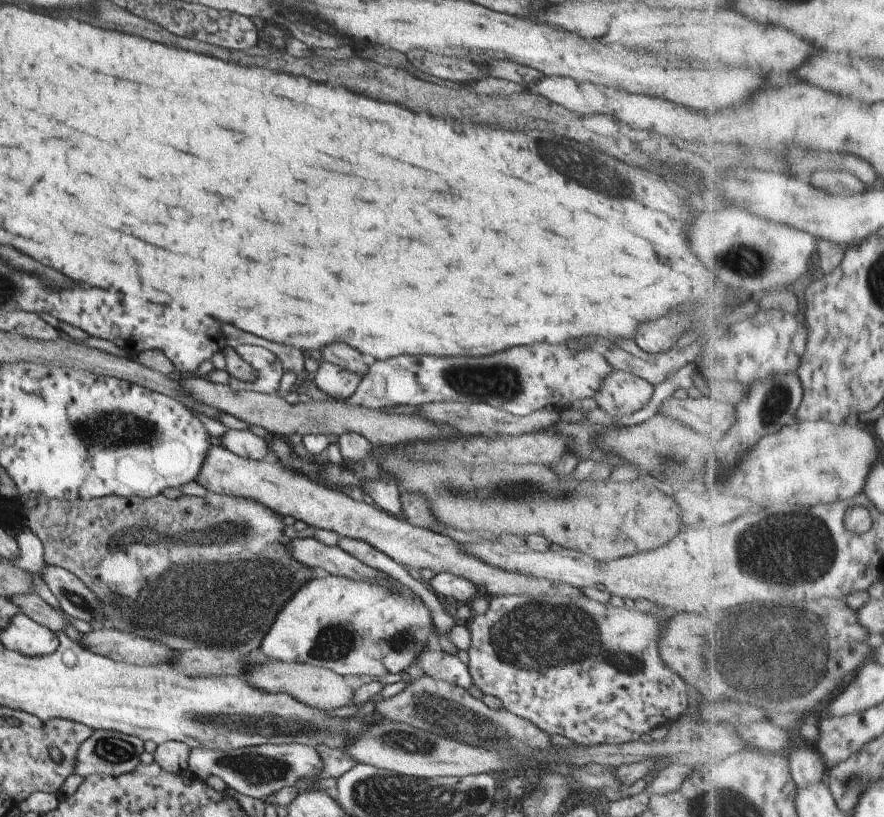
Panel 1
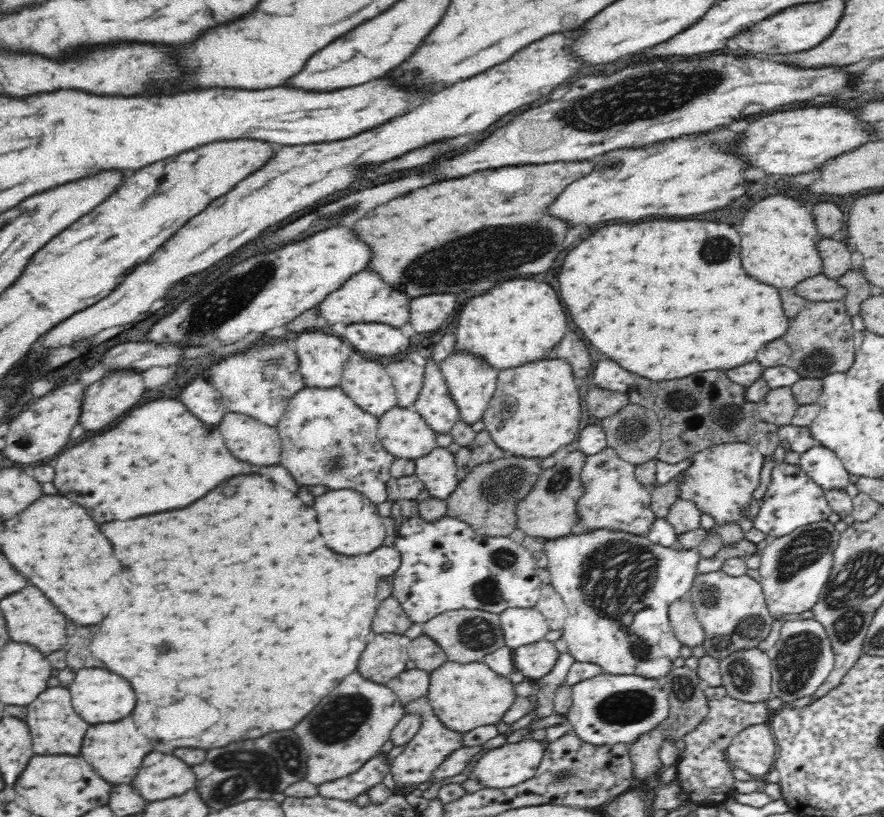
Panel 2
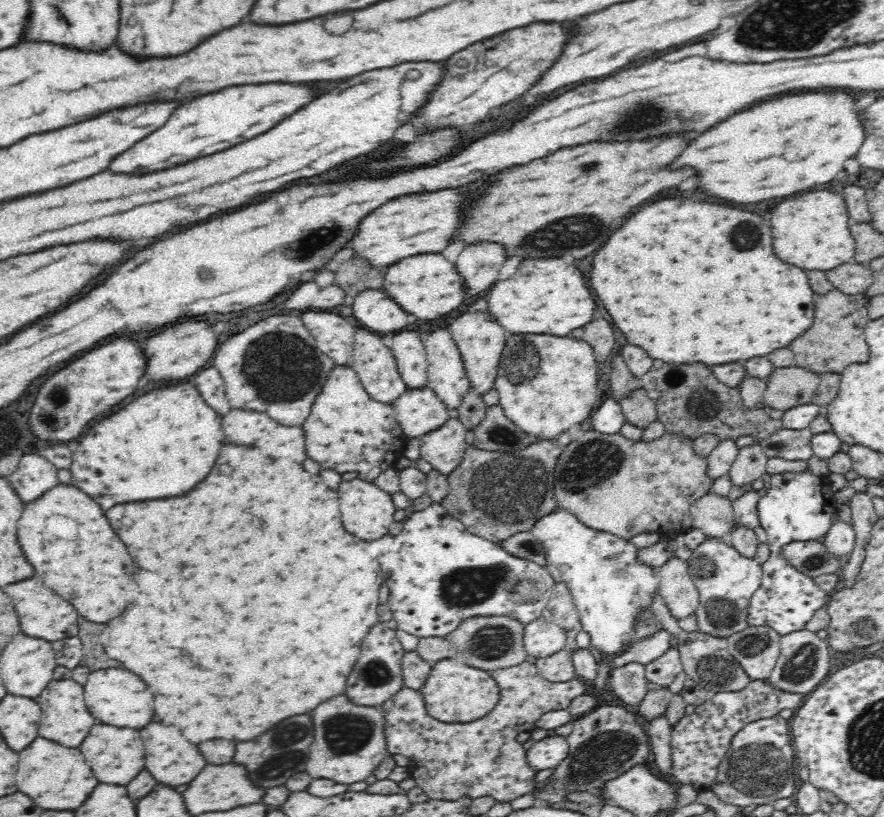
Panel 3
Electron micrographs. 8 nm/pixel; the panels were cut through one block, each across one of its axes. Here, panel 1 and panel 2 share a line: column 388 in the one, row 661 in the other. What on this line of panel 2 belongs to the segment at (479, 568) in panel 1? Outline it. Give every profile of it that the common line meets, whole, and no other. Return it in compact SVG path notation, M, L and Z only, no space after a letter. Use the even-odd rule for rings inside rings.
M542 639L533 645L513 649L513 661L517 671L528 680L540 680L552 672L560 653L554 643Z

